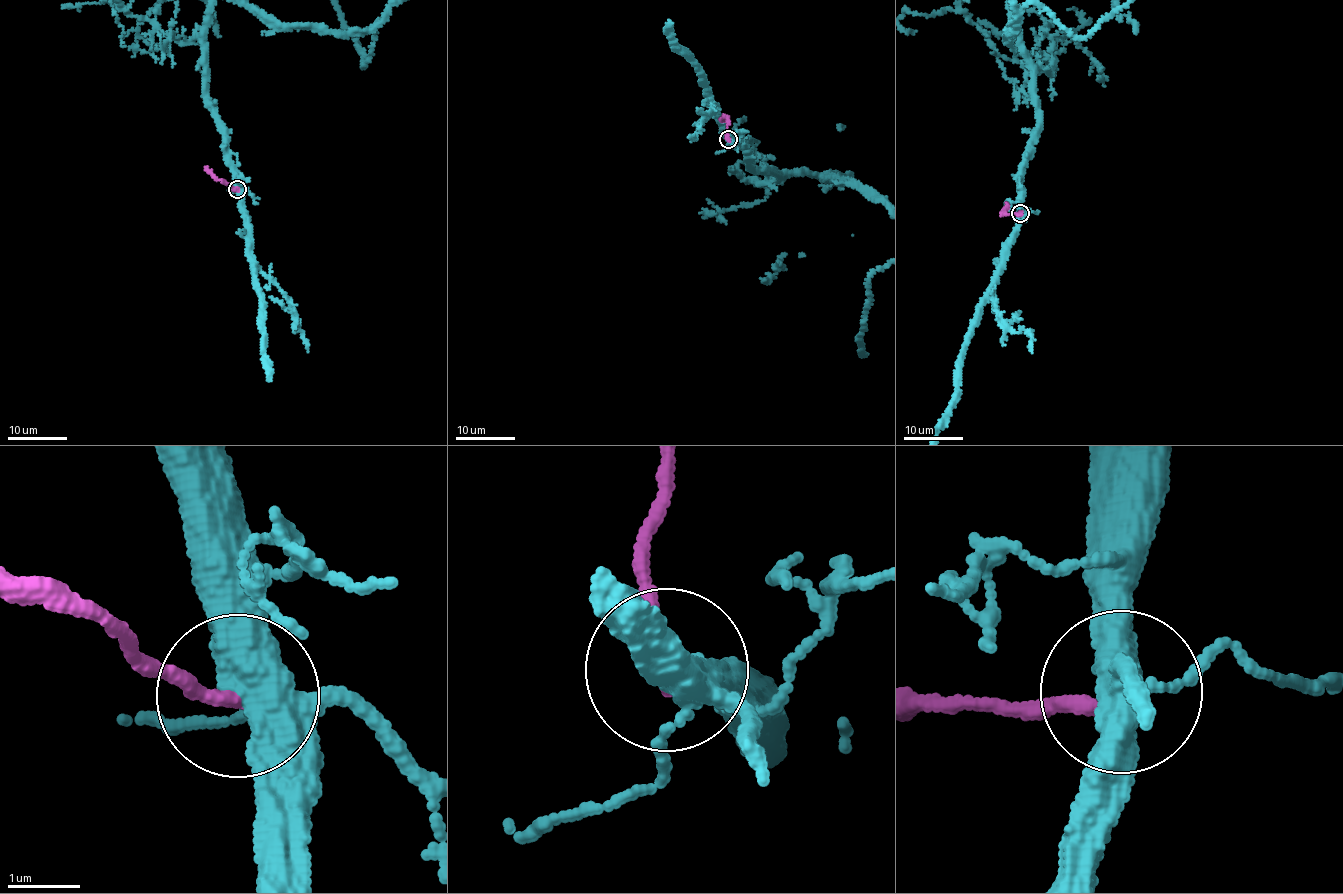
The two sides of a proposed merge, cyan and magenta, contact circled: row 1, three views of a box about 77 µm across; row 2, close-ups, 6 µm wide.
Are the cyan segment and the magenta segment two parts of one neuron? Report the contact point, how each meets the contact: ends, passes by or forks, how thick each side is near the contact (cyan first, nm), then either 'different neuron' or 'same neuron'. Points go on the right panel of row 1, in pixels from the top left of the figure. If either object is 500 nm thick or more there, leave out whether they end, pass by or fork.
at (1020, 213); cyan forks there; magenta ends there; 440 nm thick on the cyan side, 190 nm on the other; different neuron

